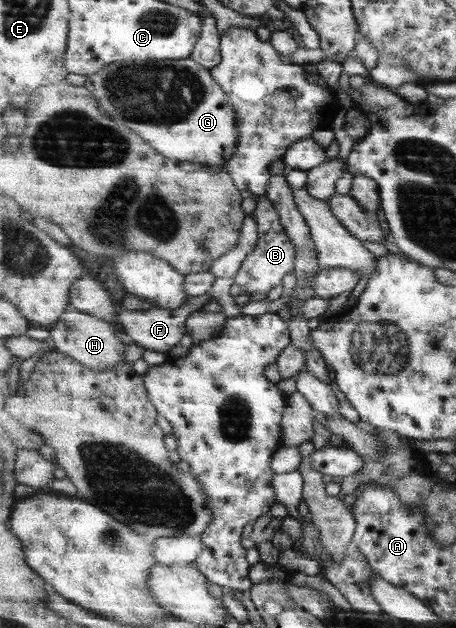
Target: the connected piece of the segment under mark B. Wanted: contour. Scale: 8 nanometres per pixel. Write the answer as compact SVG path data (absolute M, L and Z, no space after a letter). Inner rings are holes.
M258 197L252 218L258 224L258 241L253 251L246 255L235 280L246 294L259 292L268 295L271 290L282 284L284 276L295 272L297 267L297 246L288 236L275 204L267 197Z

